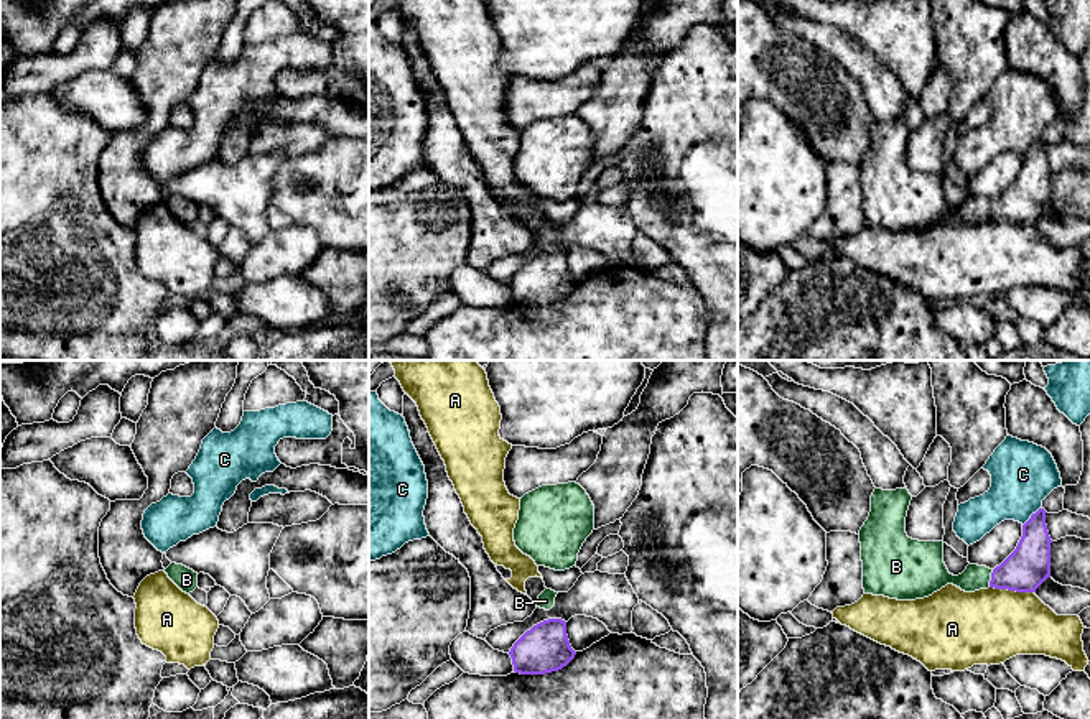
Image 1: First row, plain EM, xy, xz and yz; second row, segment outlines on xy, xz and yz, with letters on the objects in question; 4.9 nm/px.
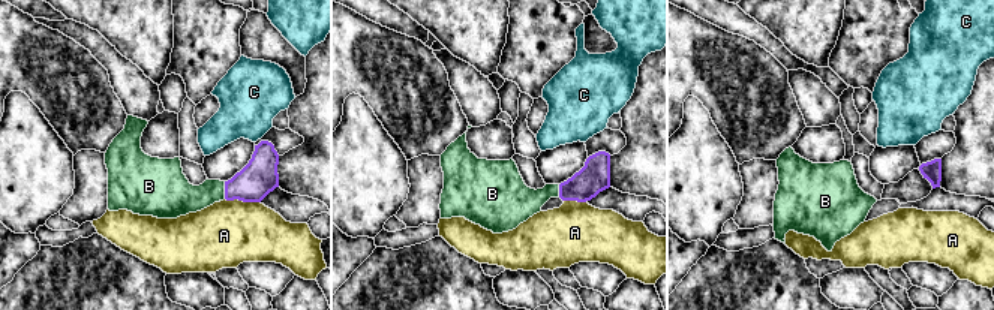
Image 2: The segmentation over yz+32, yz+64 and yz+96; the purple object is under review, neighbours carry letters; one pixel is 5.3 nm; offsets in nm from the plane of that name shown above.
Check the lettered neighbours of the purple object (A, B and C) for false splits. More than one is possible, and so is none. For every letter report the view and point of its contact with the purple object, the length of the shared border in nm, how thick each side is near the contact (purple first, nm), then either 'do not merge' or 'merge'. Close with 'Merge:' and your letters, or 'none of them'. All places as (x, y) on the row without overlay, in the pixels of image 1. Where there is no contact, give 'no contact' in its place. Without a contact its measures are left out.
A: contact yz (1011, 221); length 220 nm; calibres 220 and 360 nm; do not merge
B: contact yz (992, 209); length 90 nm; calibres 220 and 120 nm; merge
C: contact yz (1031, 147); length 130 nm; calibres 220 and 320 nm; do not merge
Merge: B

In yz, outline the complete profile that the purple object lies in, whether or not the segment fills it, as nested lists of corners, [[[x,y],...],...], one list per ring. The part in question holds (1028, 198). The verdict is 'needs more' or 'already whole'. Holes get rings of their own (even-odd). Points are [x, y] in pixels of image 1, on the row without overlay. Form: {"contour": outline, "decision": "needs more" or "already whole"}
{"contour": [[[874,120],[871,127],[871,143],[859,161],[863,220],[864,225],[884,227],[897,232],[915,232],[932,227],[947,216],[953,216],[965,224],[980,220],[1008,220],[1016,224],[1036,224],[1050,209],[1050,168],[1046,156],[1046,141],[1039,140],[1022,156],[1022,168],[1016,181],[995,201],[968,196],[967,201],[953,207],[943,194],[943,173],[919,173],[906,165],[906,148],[912,127],[907,120],[883,122]]], "decision": "needs more"}

